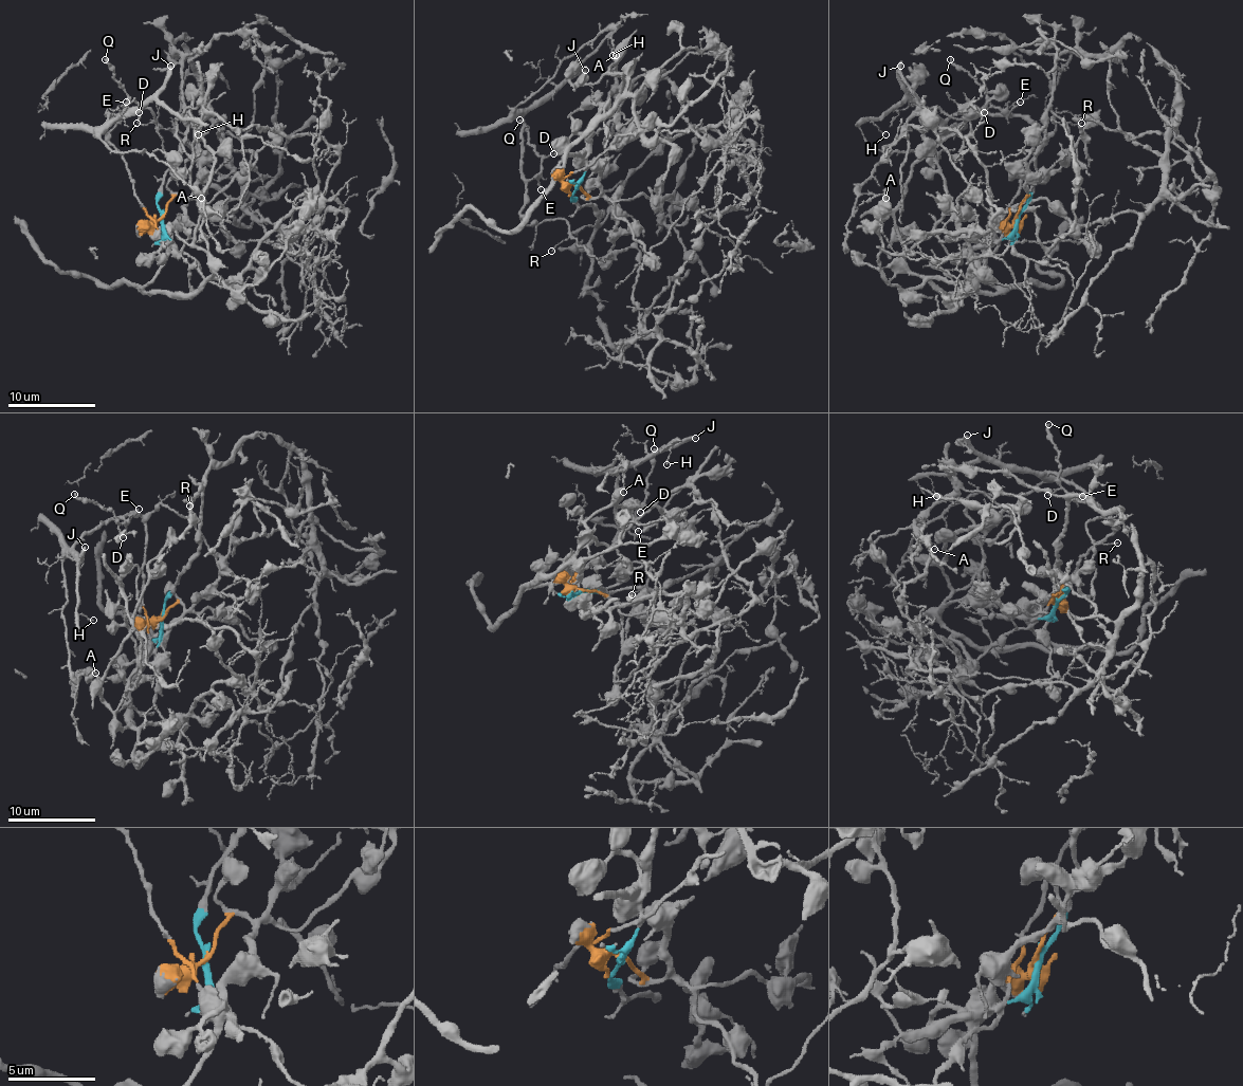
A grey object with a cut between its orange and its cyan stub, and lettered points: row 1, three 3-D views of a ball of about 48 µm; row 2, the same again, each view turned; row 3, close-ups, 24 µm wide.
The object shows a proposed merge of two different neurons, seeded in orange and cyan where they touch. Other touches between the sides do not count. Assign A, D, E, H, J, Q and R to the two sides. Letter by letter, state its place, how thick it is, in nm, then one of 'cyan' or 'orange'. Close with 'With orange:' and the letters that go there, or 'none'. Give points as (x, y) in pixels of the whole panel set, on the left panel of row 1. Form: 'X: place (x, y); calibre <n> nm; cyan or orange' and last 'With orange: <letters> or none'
A: place (201, 198); calibre 90 nm; orange
D: place (139, 112); calibre 110 nm; orange
E: place (126, 102); calibre 170 nm; orange
H: place (198, 134); calibre 110 nm; orange
J: place (170, 66); calibre 400 nm; orange
Q: place (105, 59); calibre 240 nm; orange
R: place (136, 123); calibre 120 nm; orange
With orange: A, D, E, H, J, Q, R

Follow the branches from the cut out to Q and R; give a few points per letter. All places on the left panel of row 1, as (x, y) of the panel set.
Q: (162, 217), (152, 221), (107, 133), (111, 115), (126, 107), (126, 91), (105, 58)
R: (162, 217), (152, 221), (109, 135), (120, 117), (135, 109), (148, 109), (152, 123), (138, 123)

